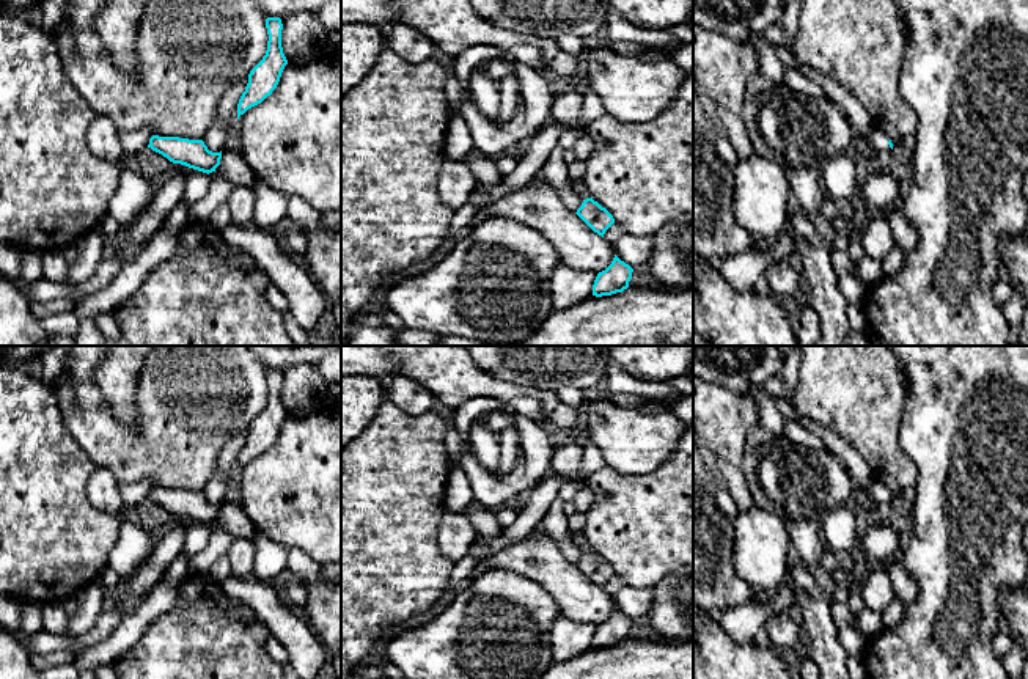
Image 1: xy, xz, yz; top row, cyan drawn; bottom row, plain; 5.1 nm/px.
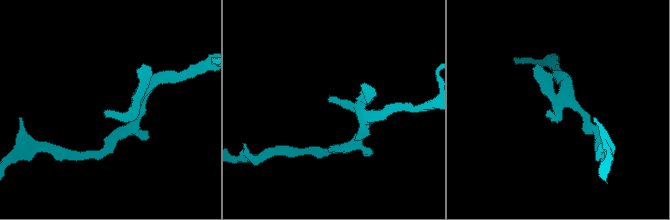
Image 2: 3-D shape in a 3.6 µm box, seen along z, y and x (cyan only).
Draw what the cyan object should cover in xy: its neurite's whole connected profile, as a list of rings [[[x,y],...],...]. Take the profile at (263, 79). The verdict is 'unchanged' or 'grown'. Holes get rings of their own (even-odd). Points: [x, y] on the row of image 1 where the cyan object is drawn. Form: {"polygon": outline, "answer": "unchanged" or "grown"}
{"polygon": [[[267,17],[267,50],[263,60],[250,71],[248,83],[237,104],[237,119],[248,108],[261,104],[277,88],[288,60],[281,47],[283,24],[280,17]]], "answer": "unchanged"}

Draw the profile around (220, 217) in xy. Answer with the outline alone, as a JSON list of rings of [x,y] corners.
[[[222,204],[217,207],[211,215],[207,222],[214,229],[223,231],[231,223],[231,212],[226,204]]]

